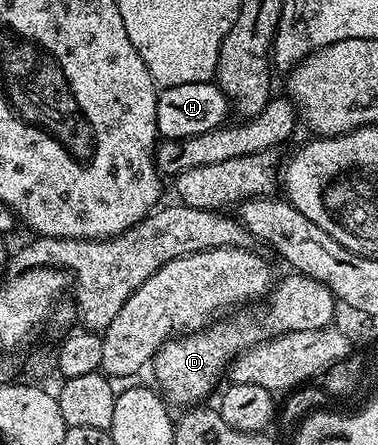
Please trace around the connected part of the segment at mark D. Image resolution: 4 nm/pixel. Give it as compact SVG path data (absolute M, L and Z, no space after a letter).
M289 273L280 283L281 280L270 290L267 296L269 303L262 309L258 319L253 315L233 313L218 318L200 331L182 333L171 338L159 348L153 357L151 372L157 378L156 386L160 394L170 404L197 405L208 400L205 398L212 393L217 378L220 375L222 378L223 369L228 368L238 353L253 346L258 340L281 335L285 331L323 329L334 322L333 314L339 308L339 303L327 285L296 273Z

